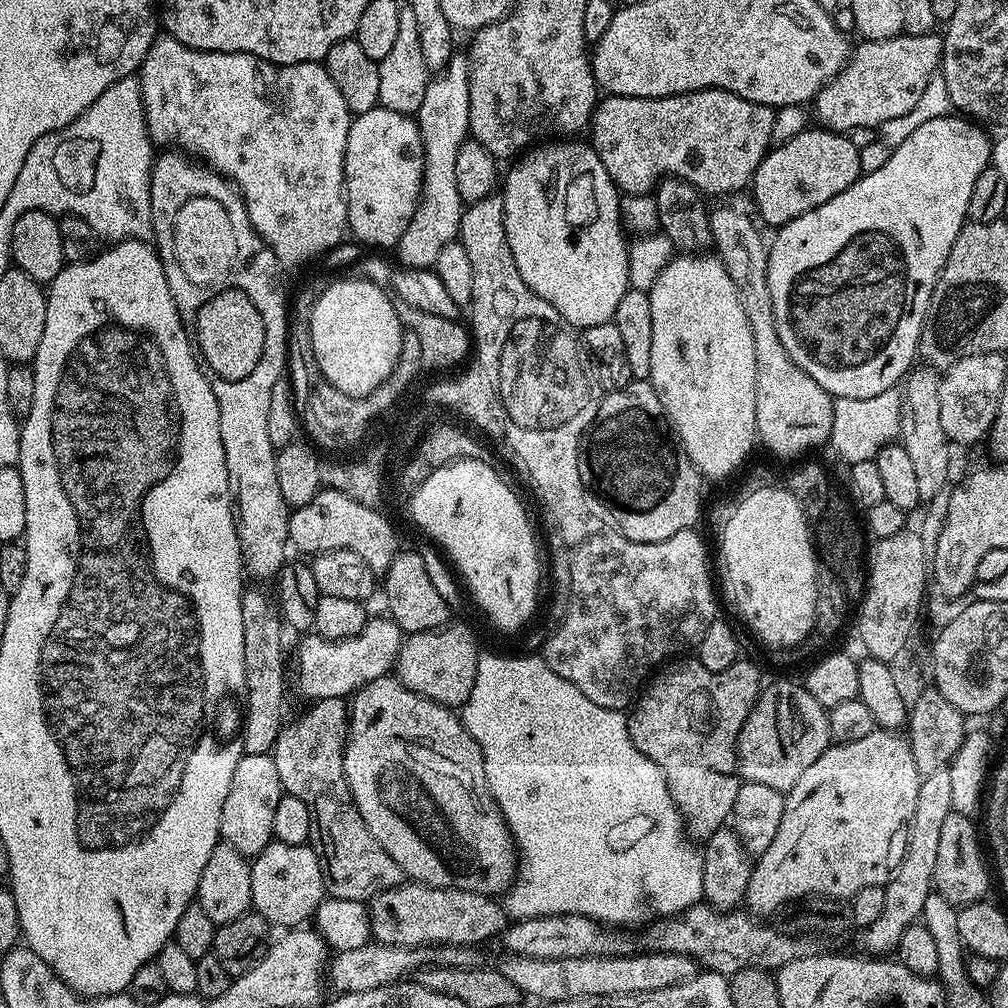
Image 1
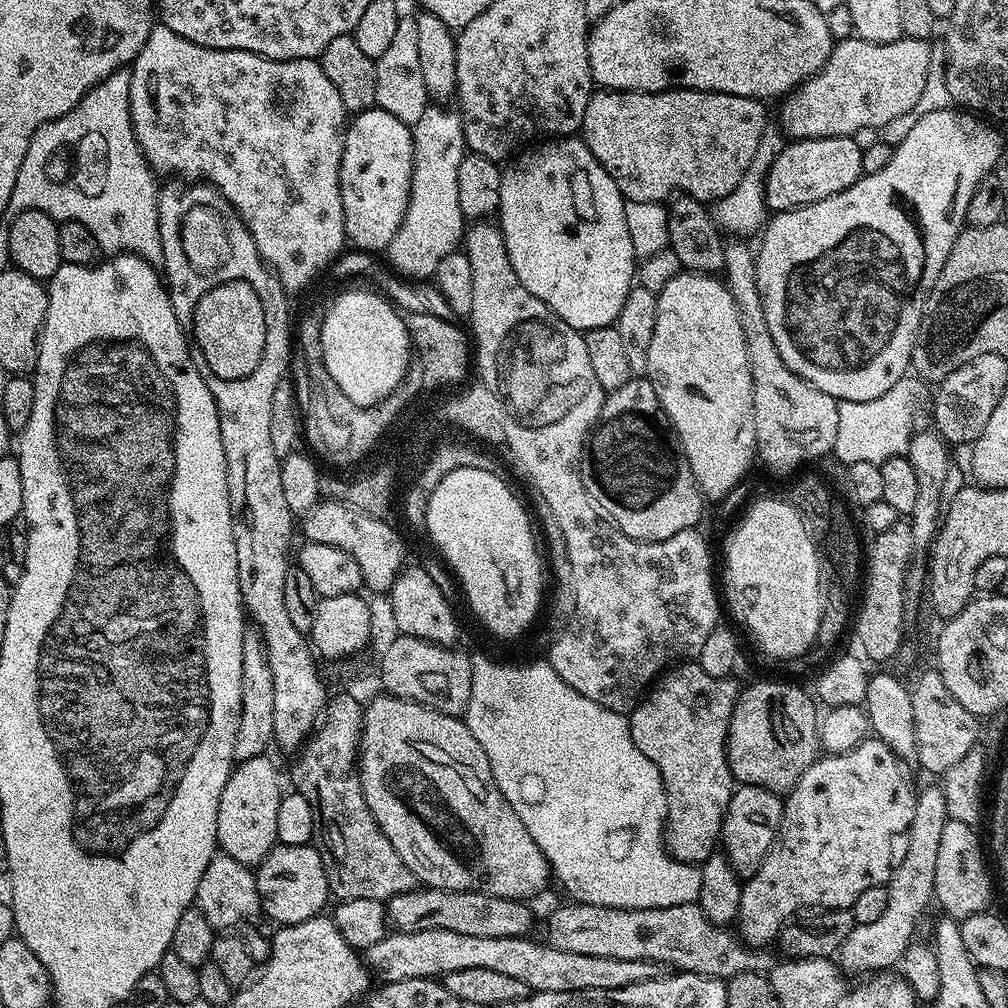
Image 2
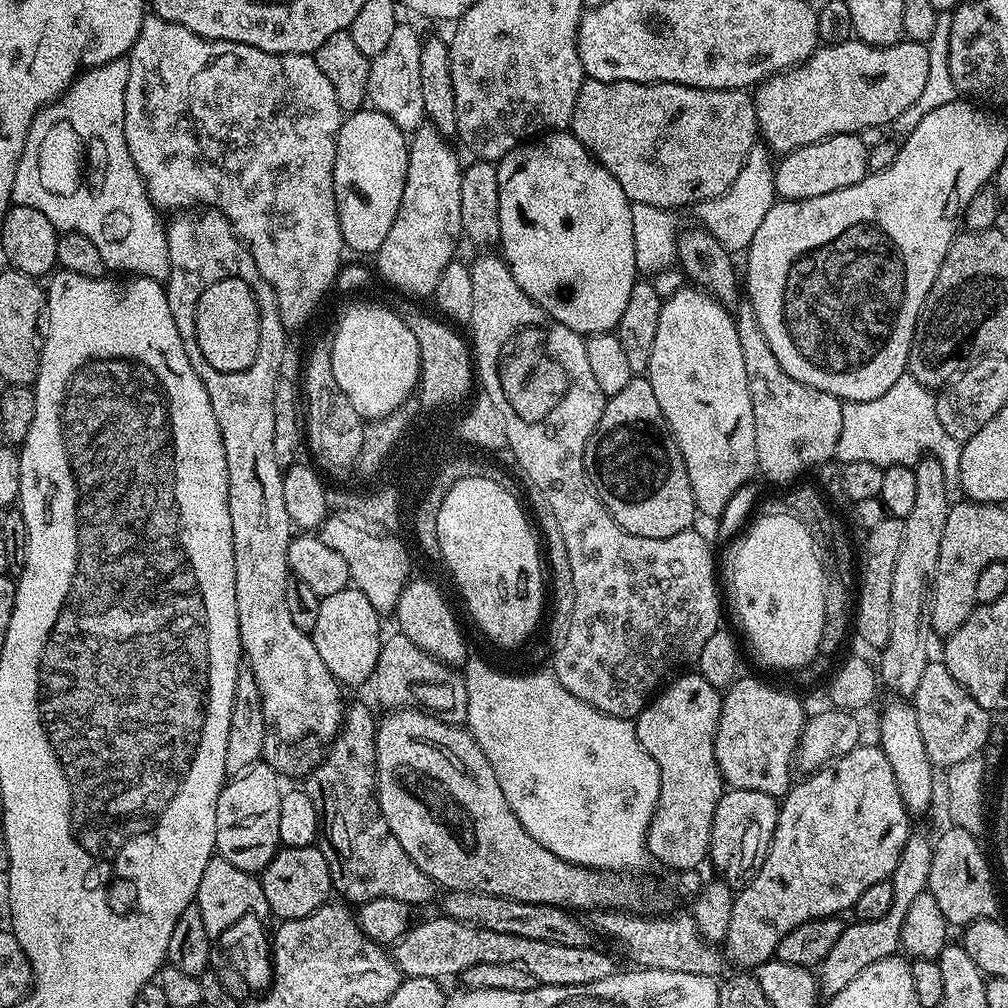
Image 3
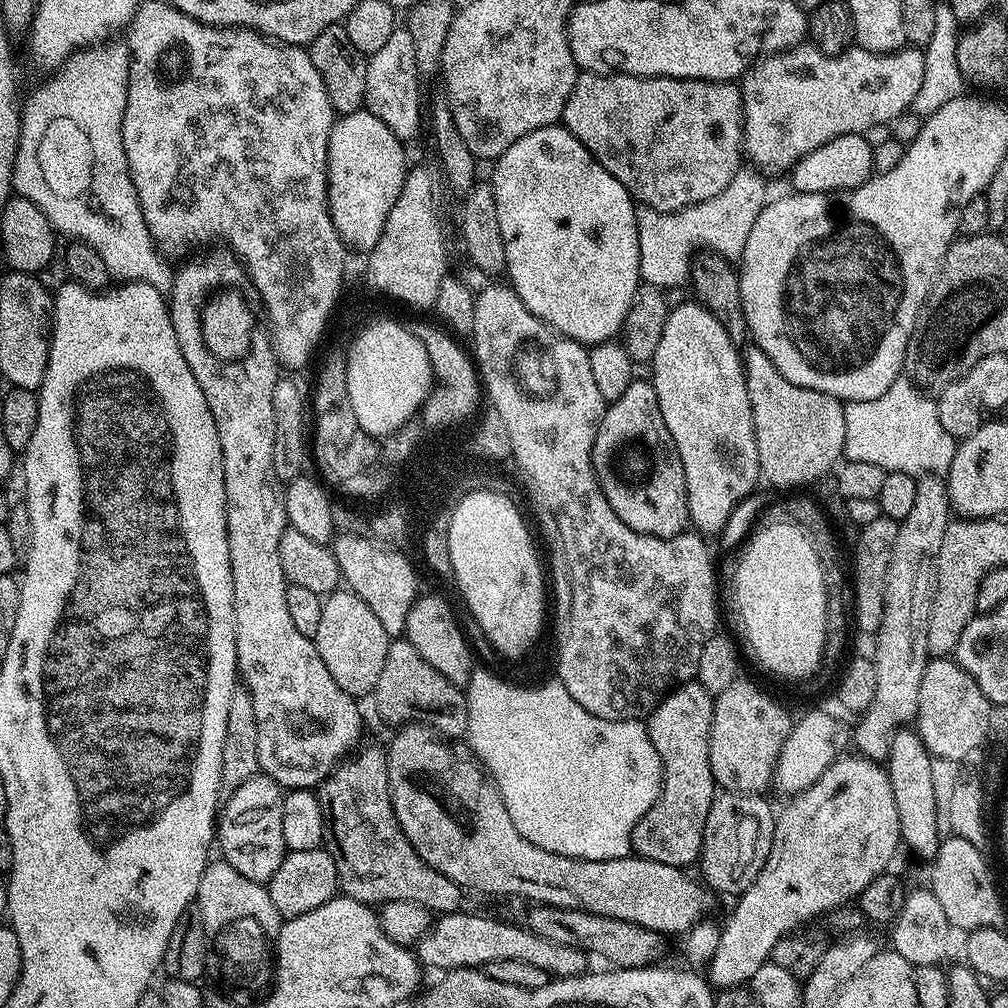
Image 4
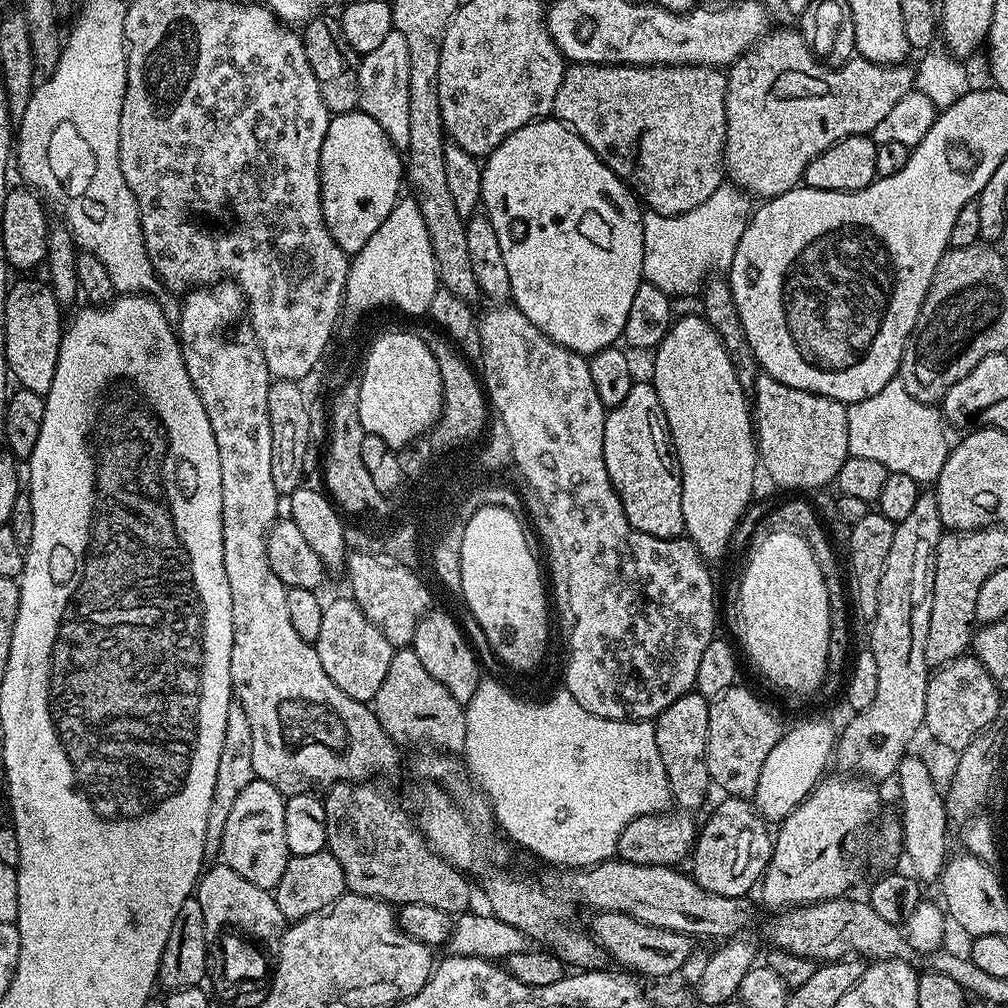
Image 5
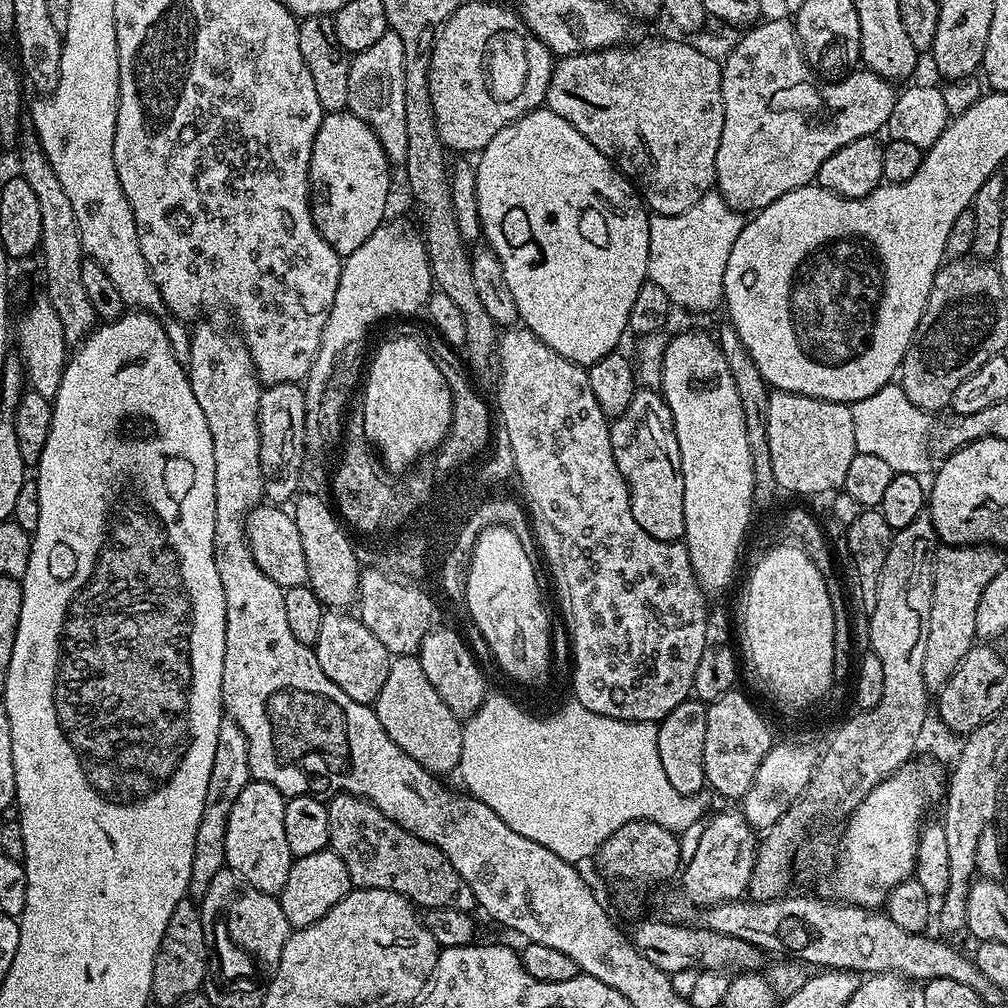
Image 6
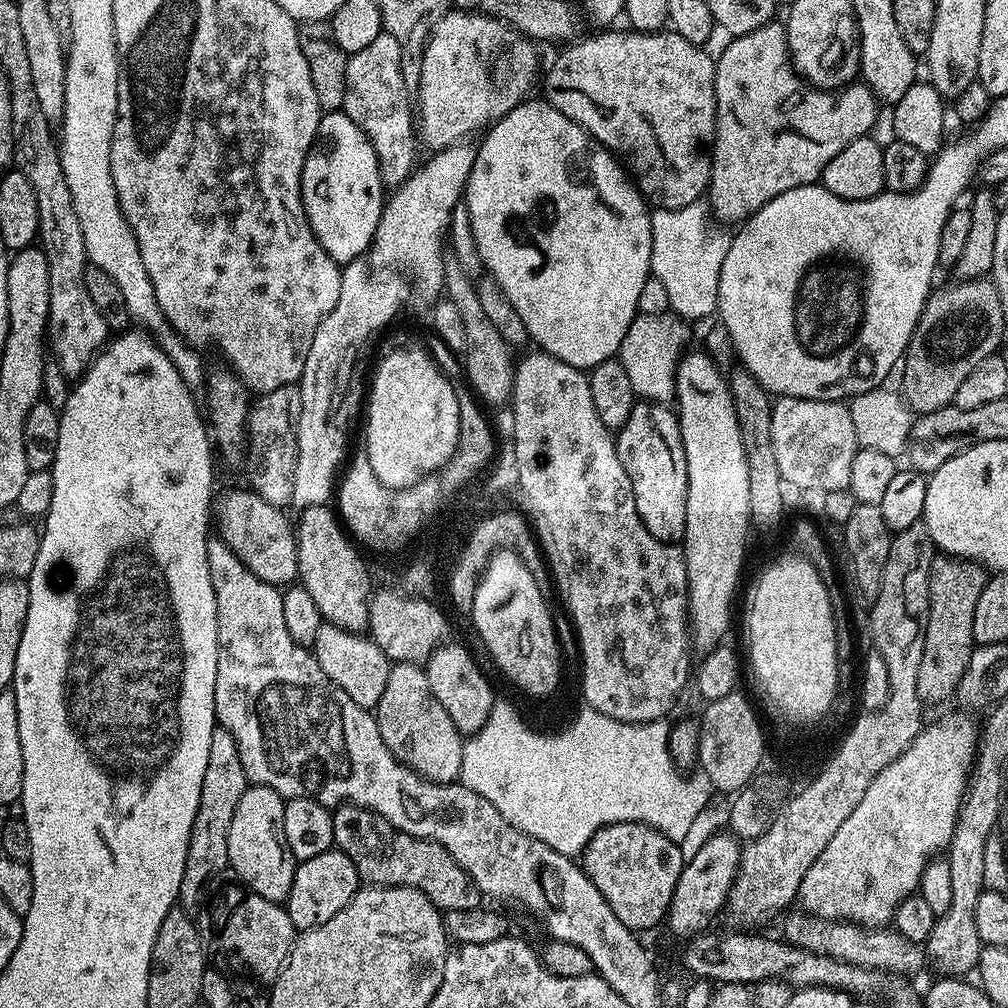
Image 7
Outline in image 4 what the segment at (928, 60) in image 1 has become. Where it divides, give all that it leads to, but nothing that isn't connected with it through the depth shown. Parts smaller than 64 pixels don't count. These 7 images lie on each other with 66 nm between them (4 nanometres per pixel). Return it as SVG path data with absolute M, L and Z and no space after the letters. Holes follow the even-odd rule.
M805 42L788 49L786 52L774 52L770 56L765 56L757 60L756 63L744 73L742 79L739 81L740 97L742 98L742 106L744 107L743 155L747 157L747 159L749 156L749 158L753 160L749 161L751 161L761 173L787 173L803 156L810 154L810 150L818 150L818 146L826 146L826 142L830 142L842 134L854 134L855 132L864 134L870 126L888 124L889 122L895 121L897 117L905 115L905 113L911 109L914 98L922 86L922 77L925 70L926 62L924 61L924 53L916 46L905 46L899 48L897 52L871 52L859 46L849 46L836 56L828 56L821 48L817 48L815 44Z

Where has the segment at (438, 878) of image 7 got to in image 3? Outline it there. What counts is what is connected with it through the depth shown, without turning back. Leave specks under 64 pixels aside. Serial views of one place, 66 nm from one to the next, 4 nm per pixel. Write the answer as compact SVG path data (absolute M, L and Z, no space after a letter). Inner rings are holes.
M349 703L344 709L344 722L340 732L332 741L324 759L308 773L303 781L302 790L310 798L310 802L314 802L314 810L318 810L318 847L326 858L326 866L330 866L330 878L337 897L345 896L340 898L345 901L353 900L353 905L356 906L379 896L394 898L409 906L424 904L438 892L438 886L429 876L422 874L422 870L418 870L414 862L410 862L410 854L406 854L398 838L390 834L376 801L377 723L377 717L372 717L372 712L366 705Z

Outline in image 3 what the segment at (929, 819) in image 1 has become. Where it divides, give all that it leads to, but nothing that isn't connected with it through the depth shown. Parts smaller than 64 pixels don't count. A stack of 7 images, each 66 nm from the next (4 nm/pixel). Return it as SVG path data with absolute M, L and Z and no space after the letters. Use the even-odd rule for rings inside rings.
M913 831L908 837L906 846L902 846L902 854L898 858L898 866L894 866L892 875L892 905L882 918L873 920L856 920L849 923L844 929L842 938L834 942L830 954L818 965L818 987L819 995L824 998L832 997L840 990L850 985L850 982L857 978L871 963L878 962L887 956L897 955L901 947L900 935L902 934L903 919L910 909L911 902L922 894L928 887L930 878L930 862L932 861L933 841L928 840L924 832Z

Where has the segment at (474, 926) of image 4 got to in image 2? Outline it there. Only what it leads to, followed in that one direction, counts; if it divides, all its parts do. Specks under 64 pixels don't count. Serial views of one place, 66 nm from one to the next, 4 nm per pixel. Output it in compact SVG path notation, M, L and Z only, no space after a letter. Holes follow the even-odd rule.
M395 930L389 931L381 938L378 942L374 942L374 946L370 946L366 950L366 963L373 973L376 972L381 977L381 981L393 984L399 980L409 980L410 978L443 978L446 974L450 974L454 970L498 970L498 974L510 974L510 978L518 978L521 982L526 982L526 986L532 992L569 992L570 990L614 990L615 988L621 988L622 986L630 986L634 982L646 982L647 980L655 980L657 976L661 975L662 968L659 964L652 964L649 960L623 960L622 958L594 958L594 954L570 954L570 950L558 950L557 948L551 948L546 942L540 942L538 944L536 941L532 940L528 936L519 936L518 938L478 938L474 934L457 934L454 930L418 930L417 932L397 932Z

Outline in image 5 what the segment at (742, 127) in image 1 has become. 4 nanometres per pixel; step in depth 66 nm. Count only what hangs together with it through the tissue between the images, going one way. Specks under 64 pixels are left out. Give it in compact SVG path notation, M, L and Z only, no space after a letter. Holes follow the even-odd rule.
M572 64L564 69L551 115L578 134L651 211L682 215L725 183L727 90L727 75L703 64Z

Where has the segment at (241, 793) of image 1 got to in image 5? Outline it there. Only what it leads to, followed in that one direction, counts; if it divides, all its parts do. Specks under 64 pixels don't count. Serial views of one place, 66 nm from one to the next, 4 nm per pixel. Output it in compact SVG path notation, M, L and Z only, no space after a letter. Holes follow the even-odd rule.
M252 780L230 809L230 818L226 818L226 830L222 830L220 856L223 863L229 864L246 882L274 890L286 871L288 847L286 846L286 797L270 782Z

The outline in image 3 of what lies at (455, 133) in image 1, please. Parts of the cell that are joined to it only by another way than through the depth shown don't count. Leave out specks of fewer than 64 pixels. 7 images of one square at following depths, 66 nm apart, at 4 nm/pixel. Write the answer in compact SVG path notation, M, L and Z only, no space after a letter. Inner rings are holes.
M423 123L415 132L411 133L408 140L408 165L406 166L406 186L402 186L402 202L398 206L398 214L394 218L394 226L390 226L390 234L386 234L386 242L382 242L382 246L374 253L374 260L376 260L375 271L378 273L379 279L384 280L392 288L397 288L398 293L403 294L409 298L419 298L418 296L431 297L435 293L438 286L438 278L442 278L442 270L446 270L446 266L457 255L456 239L461 239L462 233L460 227L462 226L462 198L458 198L458 190L460 189L460 174L462 171L462 163L456 157L456 152L451 148L449 137L440 133L433 124Z

